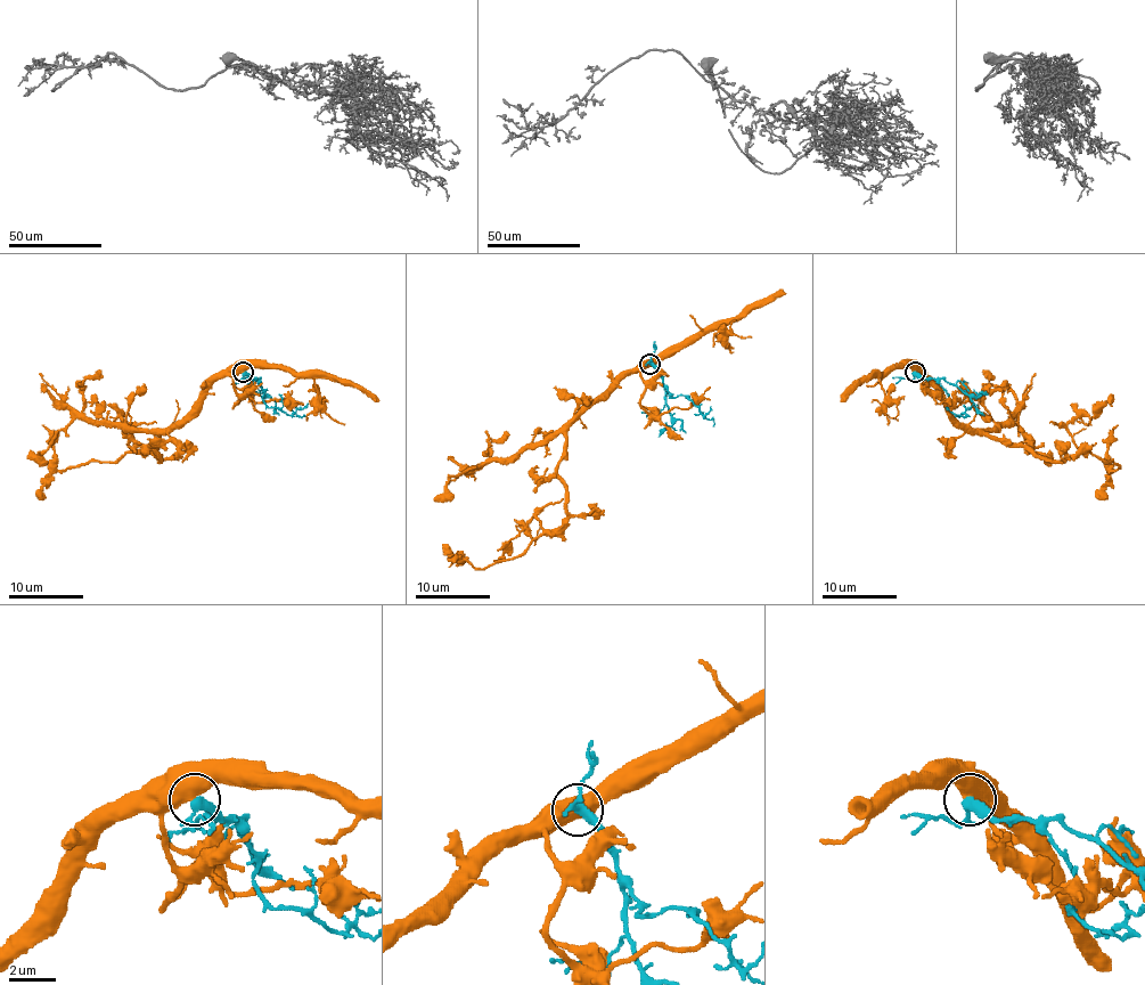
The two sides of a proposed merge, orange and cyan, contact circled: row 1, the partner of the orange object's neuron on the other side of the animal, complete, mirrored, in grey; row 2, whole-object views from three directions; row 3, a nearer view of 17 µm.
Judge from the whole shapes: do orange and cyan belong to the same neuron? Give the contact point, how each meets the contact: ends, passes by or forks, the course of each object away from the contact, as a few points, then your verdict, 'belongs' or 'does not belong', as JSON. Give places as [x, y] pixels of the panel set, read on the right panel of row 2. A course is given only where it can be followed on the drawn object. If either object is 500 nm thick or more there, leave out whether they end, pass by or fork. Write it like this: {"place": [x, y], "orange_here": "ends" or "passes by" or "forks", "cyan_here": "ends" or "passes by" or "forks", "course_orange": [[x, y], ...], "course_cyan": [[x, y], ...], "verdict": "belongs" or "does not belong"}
{"place": [915, 372], "course_orange": [[914, 373], [961, 423], [1028, 446], [1053, 461], [1094, 453], [1120, 466], [1111, 470], [1106, 437], [1118, 425]], "course_cyan": [[914, 373], [933, 379], [946, 391], [946, 408], [954, 414], [961, 414], [972, 405], [978, 406]], "verdict": "does not belong"}

